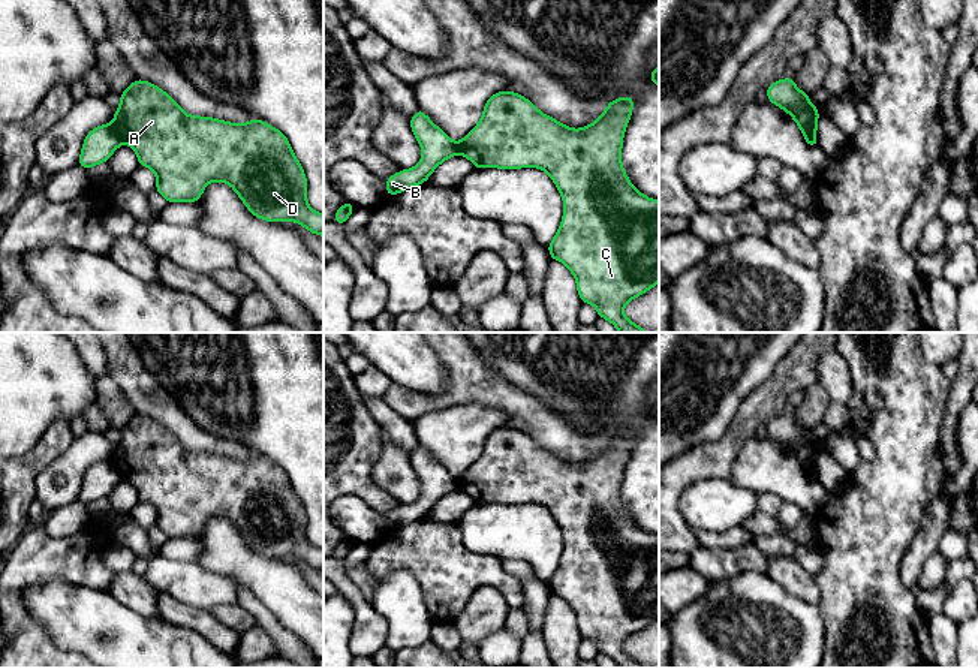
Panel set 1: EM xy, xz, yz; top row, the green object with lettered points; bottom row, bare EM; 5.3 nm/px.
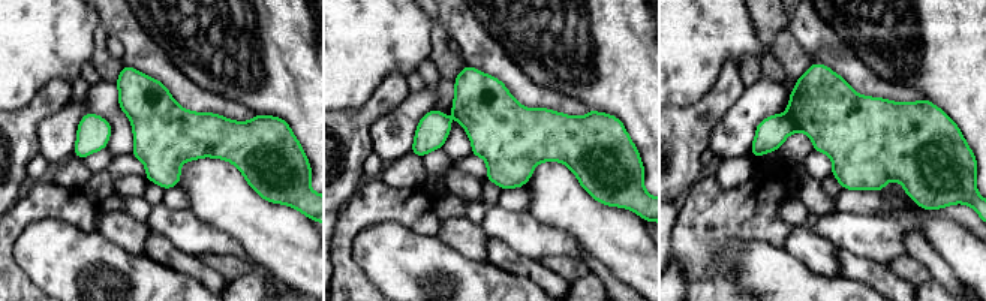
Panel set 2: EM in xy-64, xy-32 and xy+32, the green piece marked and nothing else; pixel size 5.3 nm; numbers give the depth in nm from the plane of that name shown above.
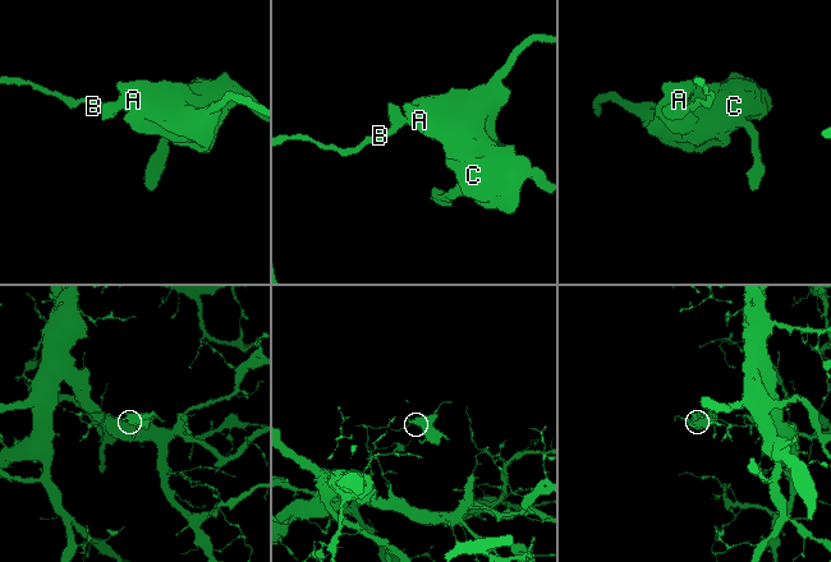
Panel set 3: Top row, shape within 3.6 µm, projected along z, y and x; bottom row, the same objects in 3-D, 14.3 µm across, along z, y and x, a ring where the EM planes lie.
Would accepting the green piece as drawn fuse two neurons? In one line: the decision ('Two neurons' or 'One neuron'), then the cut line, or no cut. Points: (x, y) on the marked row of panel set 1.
Two neurons. Split along xy (110, 125), (123, 141)

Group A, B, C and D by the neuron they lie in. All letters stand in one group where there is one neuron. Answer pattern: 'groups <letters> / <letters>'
groups A C D / B

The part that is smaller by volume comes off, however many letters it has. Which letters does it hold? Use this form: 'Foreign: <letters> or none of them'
Foreign: A, C, D

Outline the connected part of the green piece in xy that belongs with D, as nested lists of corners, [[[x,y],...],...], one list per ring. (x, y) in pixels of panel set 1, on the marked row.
[[[135,79],[121,94],[120,106],[112,120],[112,129],[120,139],[133,148],[141,166],[150,168],[156,177],[156,189],[169,204],[199,202],[211,181],[228,183],[246,204],[252,216],[267,222],[297,222],[312,234],[324,237],[324,214],[307,204],[307,178],[295,157],[288,138],[276,127],[256,118],[246,124],[228,123],[213,117],[186,114],[162,88],[142,79]]]

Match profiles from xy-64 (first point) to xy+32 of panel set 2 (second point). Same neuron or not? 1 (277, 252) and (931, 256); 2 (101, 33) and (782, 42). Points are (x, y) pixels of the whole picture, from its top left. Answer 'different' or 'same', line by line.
1: different
2: same

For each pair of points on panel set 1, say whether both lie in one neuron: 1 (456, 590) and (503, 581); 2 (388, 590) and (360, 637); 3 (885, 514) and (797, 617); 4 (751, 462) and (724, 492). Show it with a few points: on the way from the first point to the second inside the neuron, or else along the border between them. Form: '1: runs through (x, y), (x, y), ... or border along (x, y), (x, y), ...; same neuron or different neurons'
1: runs through (468, 578), (491, 578); same neuron
2: border along (369, 602), (387, 622), (385, 644); different neurons
3: border along (818, 605), (822, 614), (825, 640); different neurons
4: border along (730, 480), (757, 495); different neurons

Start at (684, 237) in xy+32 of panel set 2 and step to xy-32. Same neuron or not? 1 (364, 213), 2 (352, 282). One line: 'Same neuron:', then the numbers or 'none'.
Same neuron: 1, 2

